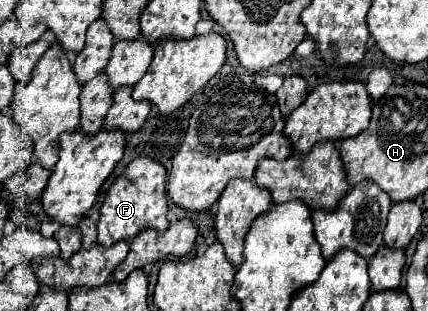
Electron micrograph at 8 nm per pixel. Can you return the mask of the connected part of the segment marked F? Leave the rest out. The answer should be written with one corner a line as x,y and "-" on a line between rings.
136,157
130,161
120,177
114,179
100,207
98,243
110,247
118,239
132,239
140,229
154,227
168,229
168,193
166,193
166,167
150,157

